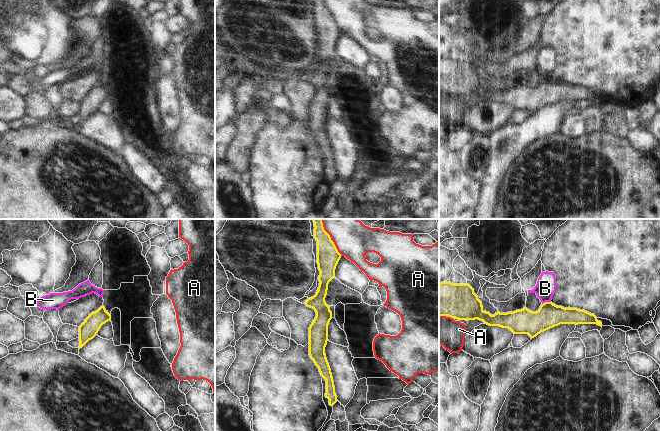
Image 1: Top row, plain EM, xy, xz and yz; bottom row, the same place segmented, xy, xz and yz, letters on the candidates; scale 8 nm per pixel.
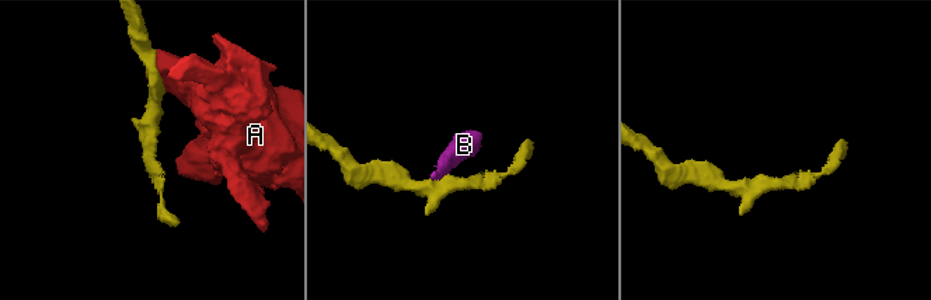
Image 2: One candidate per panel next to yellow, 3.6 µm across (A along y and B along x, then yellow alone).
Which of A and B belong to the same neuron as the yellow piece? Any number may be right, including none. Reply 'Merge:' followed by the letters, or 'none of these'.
Merge: none of these

